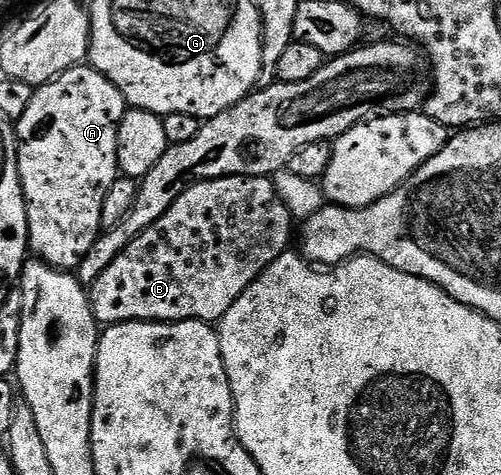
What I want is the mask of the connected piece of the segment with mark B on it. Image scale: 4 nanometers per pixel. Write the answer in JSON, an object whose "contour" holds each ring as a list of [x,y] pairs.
{"contour":[[[236,176],[233,178],[211,178],[208,182],[195,182],[167,209],[165,216],[161,216],[161,220],[157,220],[149,228],[145,228],[145,232],[141,232],[141,236],[134,238],[125,248],[125,252],[121,252],[121,256],[117,256],[117,260],[113,260],[113,264],[109,264],[109,268],[105,268],[105,272],[101,272],[101,276],[89,290],[91,311],[95,313],[95,318],[100,327],[103,328],[116,326],[122,322],[205,322],[217,324],[223,319],[225,312],[229,312],[229,308],[233,308],[233,304],[237,304],[241,292],[245,292],[245,288],[249,288],[249,284],[253,284],[253,280],[257,280],[257,276],[261,276],[261,272],[265,272],[265,268],[269,268],[269,264],[273,264],[273,260],[288,253],[290,246],[287,245],[291,242],[291,222],[293,223],[293,211],[285,204],[285,200],[281,200],[279,190],[270,177]]]}

